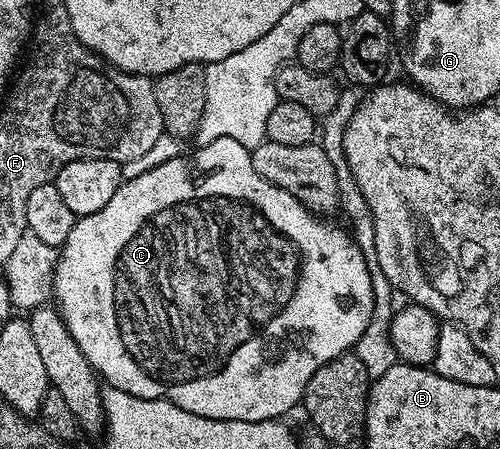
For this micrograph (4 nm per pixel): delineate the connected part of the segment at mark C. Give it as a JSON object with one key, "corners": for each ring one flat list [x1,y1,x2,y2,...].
{"corners":[[229,137,214,139,214,143,206,143,193,148,193,150,193,153,185,152,183,155,170,159,166,163,162,163,134,179,124,181,118,187,118,191,114,191,114,199,110,199,110,203,106,203,106,207,102,207,102,211,94,211,94,215,86,215,77,220,76,226,72,228,70,235,66,239,66,243,59,246,58,249,59,257,56,261,55,273,52,275,54,305,55,308,60,310,60,317,66,323,70,335,74,335,74,343,78,343,82,355,86,355,86,359,92,364,92,368,96,370,97,374,105,382,108,380,107,384,111,388,118,391,126,391,126,395,134,395,138,399,169,401,178,407,182,407,182,411,190,411,194,415,202,415,206,419,218,419,219,421,274,421,283,418,285,416,283,413,290,412,295,405,297,408,303,402,306,383,310,383,310,375,314,375,314,371,318,371,318,367,330,363,330,359,347,353,356,346,359,336,362,335,367,324,370,323,372,308,378,300,378,293,372,290,374,278,370,276,366,267,366,259,363,258,362,251,359,250,353,238,343,228,340,230,335,229,332,225,323,225,320,222,323,220,317,214,311,213,302,203,298,203,298,199,294,199,294,195,290,195,290,191,282,191,282,187,278,187,274,183,267,181,266,178,260,177,258,171,254,171,250,150,242,147,242,143,238,143,238,139,230,139]]}

